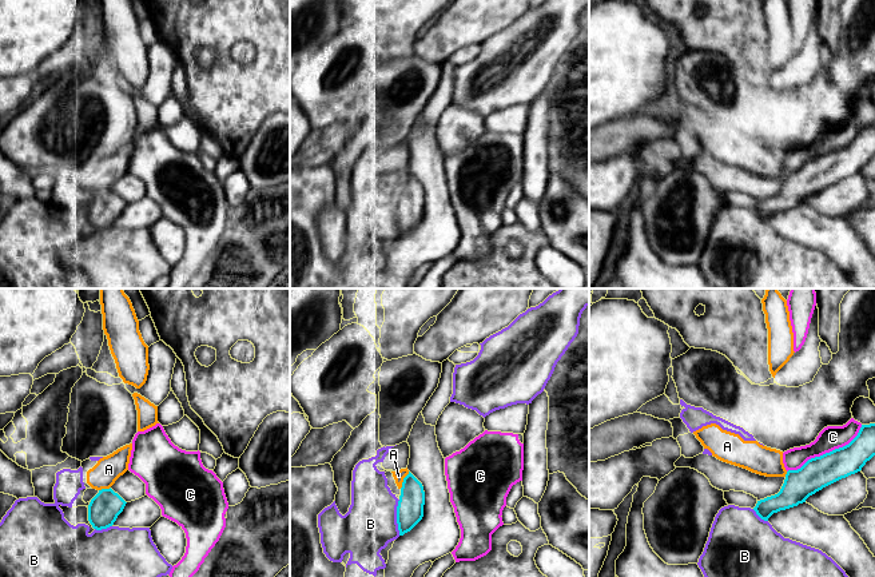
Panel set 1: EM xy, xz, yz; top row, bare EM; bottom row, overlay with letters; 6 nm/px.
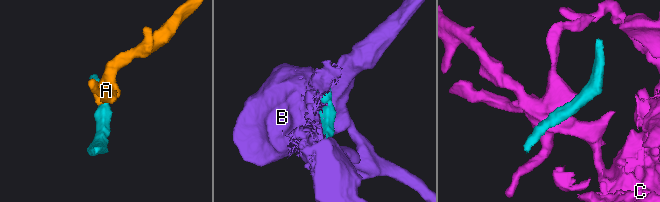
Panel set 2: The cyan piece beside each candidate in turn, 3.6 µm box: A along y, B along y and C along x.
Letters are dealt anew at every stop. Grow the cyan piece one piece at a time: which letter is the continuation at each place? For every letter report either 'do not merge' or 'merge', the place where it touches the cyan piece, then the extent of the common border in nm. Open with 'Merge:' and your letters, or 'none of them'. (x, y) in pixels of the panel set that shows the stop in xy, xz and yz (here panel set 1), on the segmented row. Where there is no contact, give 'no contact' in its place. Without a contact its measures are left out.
Merge: none of them
A: do not merge | xz (404, 480) | 120 nm
B: do not merge | xz (397, 517) | 220 nm
C: do not merge | yz (826, 453) | 550 nm

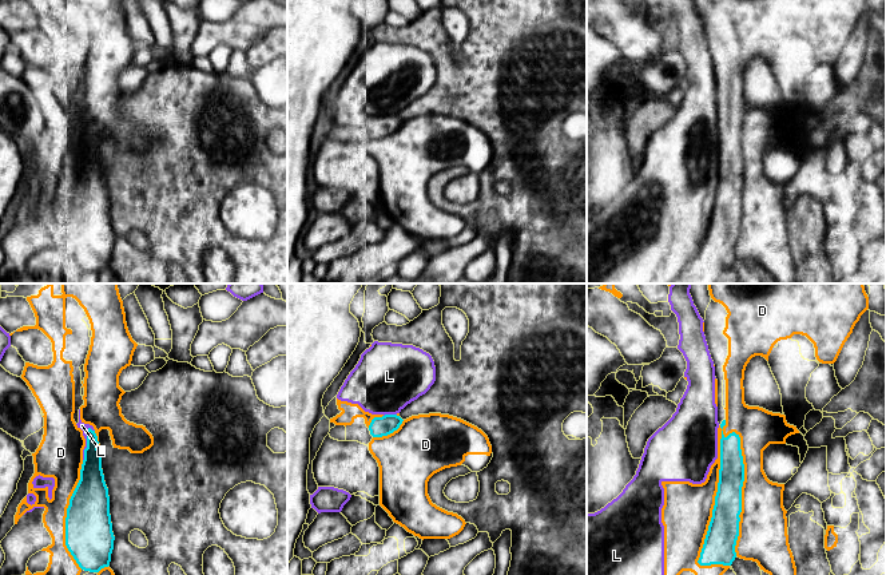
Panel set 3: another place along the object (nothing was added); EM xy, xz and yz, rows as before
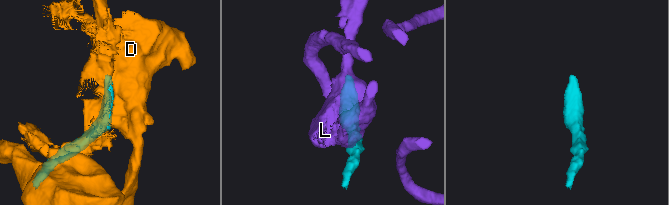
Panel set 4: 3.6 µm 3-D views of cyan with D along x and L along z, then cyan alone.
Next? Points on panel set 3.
Merge: L
D: do not merge | yz (716, 494) | 900 nm
L: merge | xy (87, 444) | 220 nm

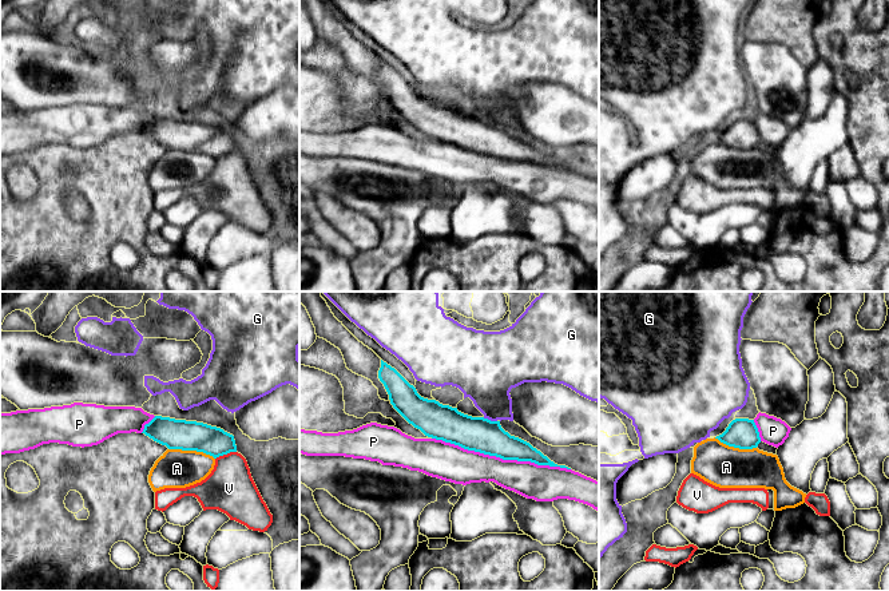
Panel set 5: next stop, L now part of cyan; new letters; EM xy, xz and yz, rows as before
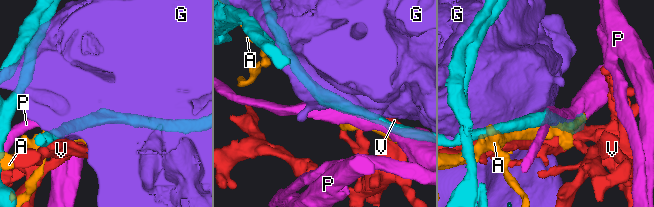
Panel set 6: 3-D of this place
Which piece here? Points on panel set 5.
Merge: P
A: do not merge | xy (191, 449) | 280 nm
G: do not merge | xz (489, 420) | 90 nm
P: merge | xz (501, 457) | 850 nm
V: do not merge | xy (225, 453) | 140 nm

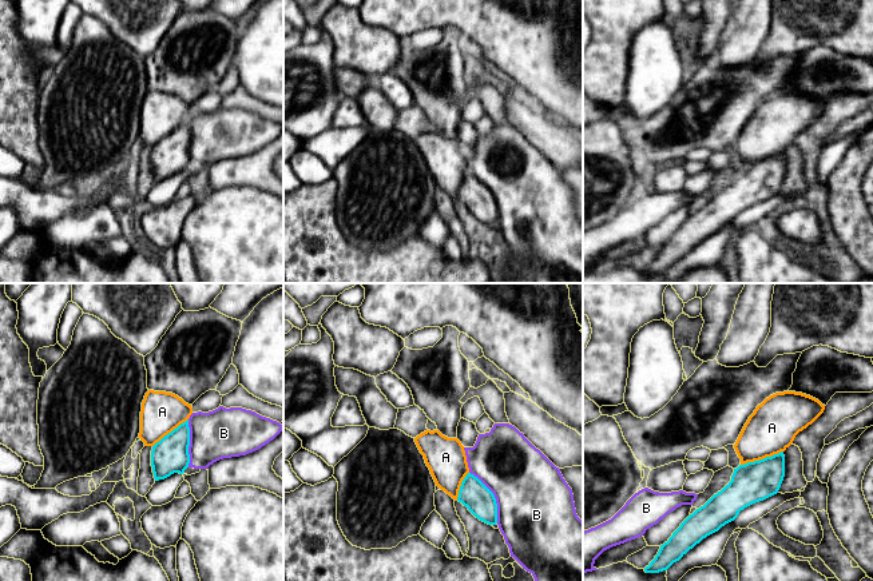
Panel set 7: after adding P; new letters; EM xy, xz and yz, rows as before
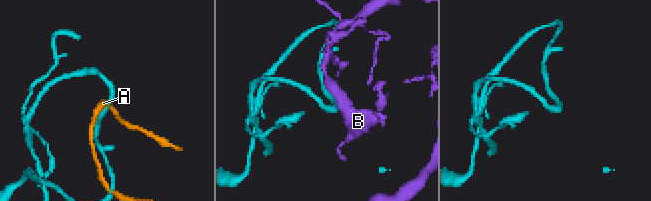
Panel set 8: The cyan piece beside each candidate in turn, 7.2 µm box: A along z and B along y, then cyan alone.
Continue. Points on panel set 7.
Merge: A
A: merge | yz (761, 460) | 280 nm
B: do not merge | xz (493, 497) | 360 nm

